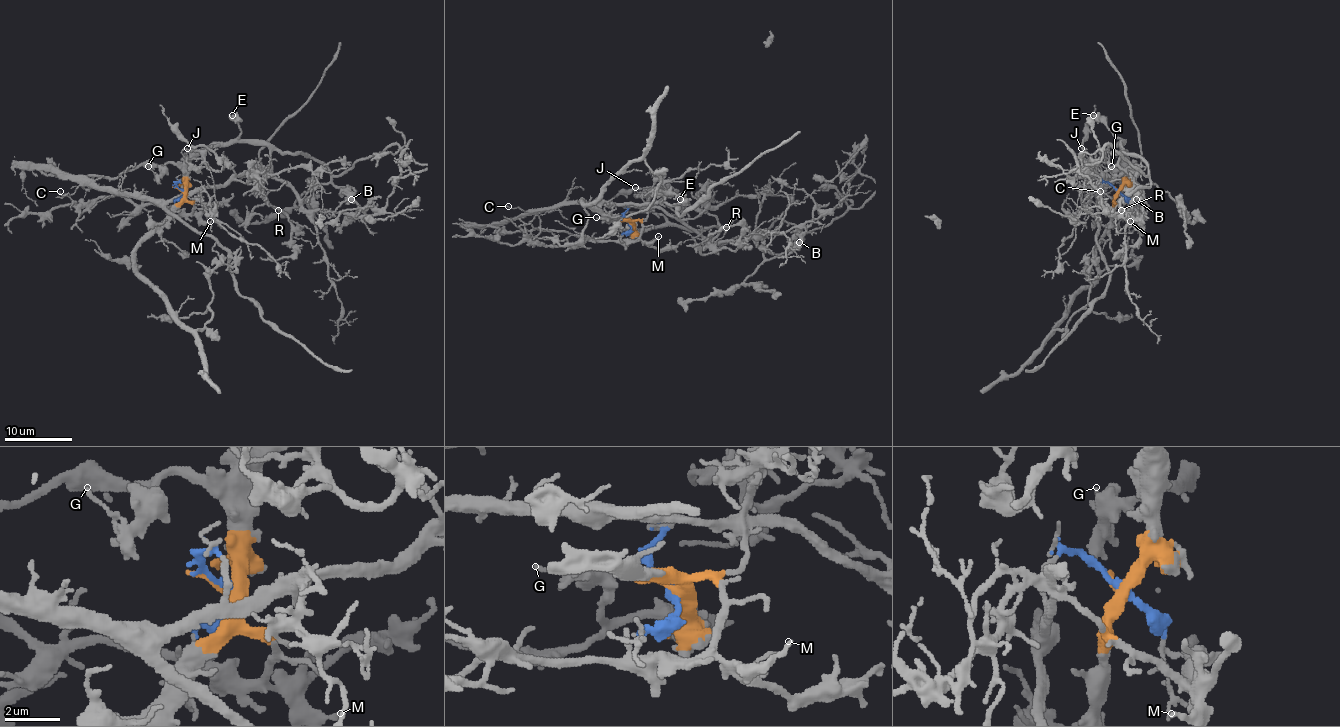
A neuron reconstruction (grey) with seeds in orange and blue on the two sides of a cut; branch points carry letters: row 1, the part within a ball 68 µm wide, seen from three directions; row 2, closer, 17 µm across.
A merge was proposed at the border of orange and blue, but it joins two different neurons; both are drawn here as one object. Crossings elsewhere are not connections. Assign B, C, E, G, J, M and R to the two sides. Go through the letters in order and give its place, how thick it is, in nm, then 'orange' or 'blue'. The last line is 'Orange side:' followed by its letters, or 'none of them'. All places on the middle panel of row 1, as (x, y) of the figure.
B: at (799, 242); 140 nm thick; orange
C: at (508, 206); 120 nm thick; blue
E: at (680, 199); 320 nm thick; orange
G: at (596, 217); 120 nm thick; orange
J: at (635, 187); 140 nm thick; orange
M: at (658, 236); 170 nm thick; orange
R: at (726, 227); 150 nm thick; orange
Orange side: B, E, G, J, M, R

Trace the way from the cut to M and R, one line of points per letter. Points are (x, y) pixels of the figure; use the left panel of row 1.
M: (180, 191), (194, 204), (192, 213), (195, 216), (210, 221)
R: (180, 191), (194, 157), (219, 145), (263, 142), (269, 150), (271, 174), (264, 201), (278, 209)

